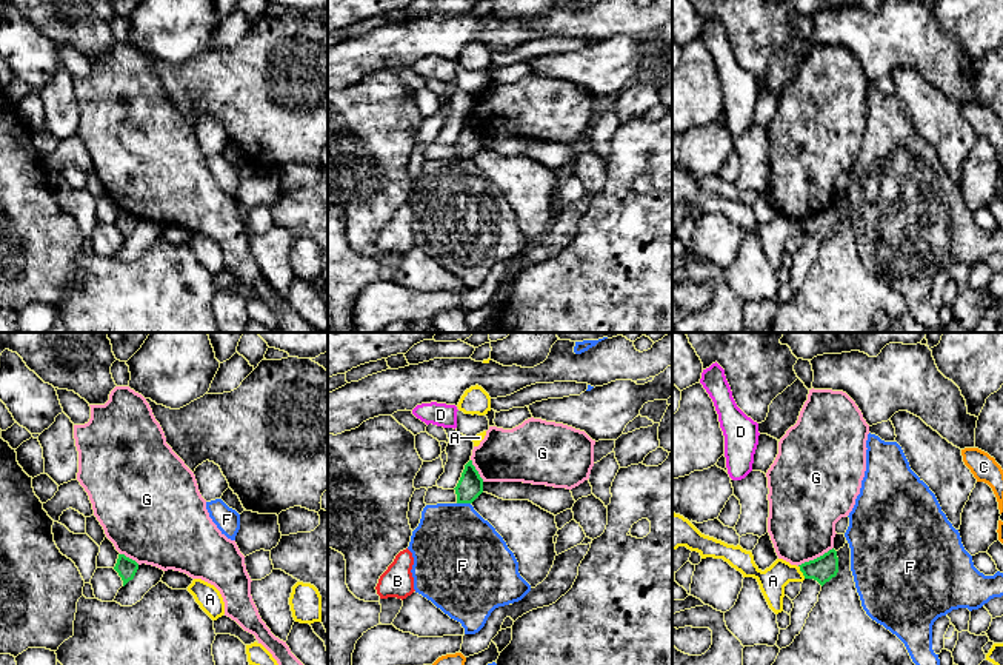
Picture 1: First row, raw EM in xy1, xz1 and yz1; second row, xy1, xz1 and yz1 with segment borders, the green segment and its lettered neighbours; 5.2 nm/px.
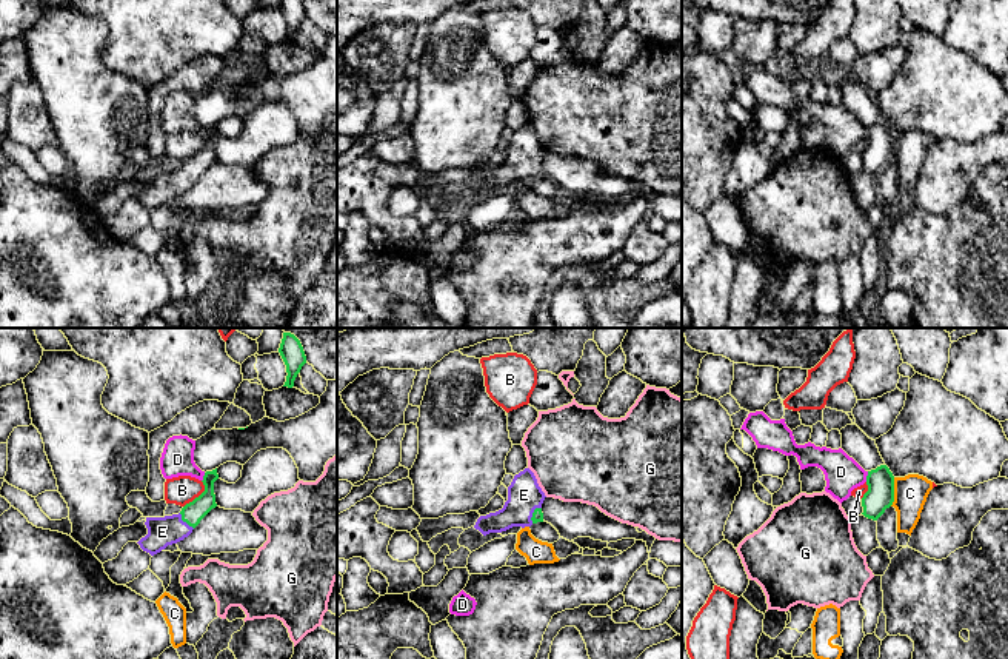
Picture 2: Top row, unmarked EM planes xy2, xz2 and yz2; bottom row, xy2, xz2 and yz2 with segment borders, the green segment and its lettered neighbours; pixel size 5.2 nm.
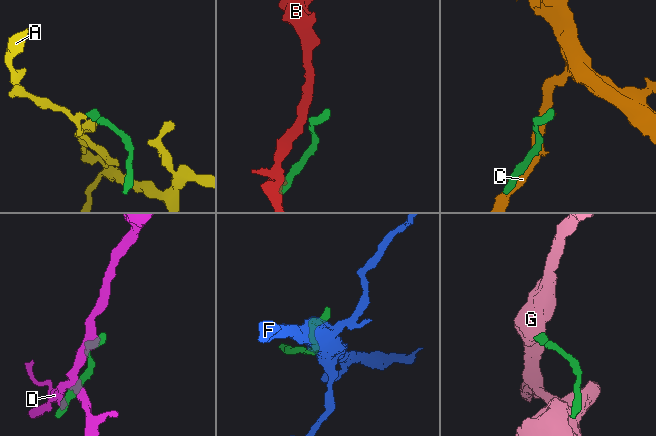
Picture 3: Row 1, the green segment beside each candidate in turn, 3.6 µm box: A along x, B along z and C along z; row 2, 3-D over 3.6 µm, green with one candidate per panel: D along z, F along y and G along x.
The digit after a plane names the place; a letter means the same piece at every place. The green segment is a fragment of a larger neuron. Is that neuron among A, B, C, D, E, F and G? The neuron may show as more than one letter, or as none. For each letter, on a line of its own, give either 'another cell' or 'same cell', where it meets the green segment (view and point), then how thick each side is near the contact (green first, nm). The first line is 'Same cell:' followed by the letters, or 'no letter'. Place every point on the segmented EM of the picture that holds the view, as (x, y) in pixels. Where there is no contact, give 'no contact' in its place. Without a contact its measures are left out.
Same cell: E
A: another cell; contact yz1 (800, 570); calibres 140 and 140 nm
B: another cell; contact xy2 (199, 496); calibres 110 and 150 nm
C: another cell; contact yz2 (893, 491); calibres 140 and 180 nm
D: another cell; contact yz2 (867, 476); calibres 140 and 190 nm
E: same cell; contact xz2 (533, 513); calibres 60 and 180 nm
F: another cell; contact xz1 (463, 502); calibres 140 and 440 nm
G: another cell; contact yz1 (814, 559); calibres 140 and 360 nm

